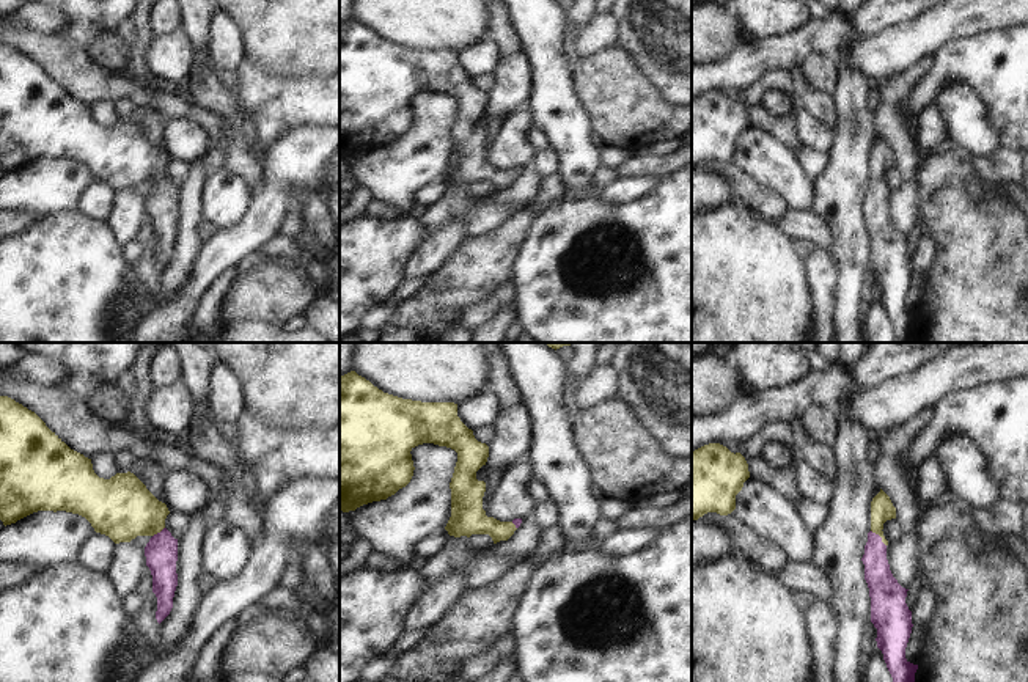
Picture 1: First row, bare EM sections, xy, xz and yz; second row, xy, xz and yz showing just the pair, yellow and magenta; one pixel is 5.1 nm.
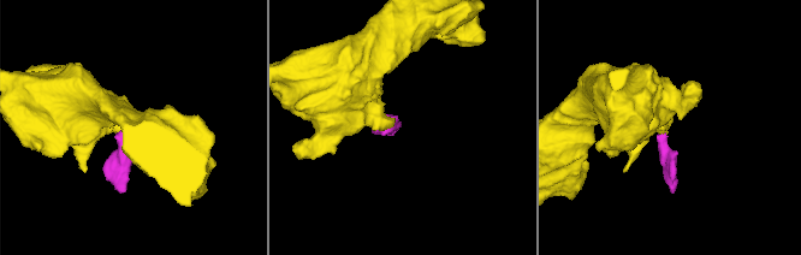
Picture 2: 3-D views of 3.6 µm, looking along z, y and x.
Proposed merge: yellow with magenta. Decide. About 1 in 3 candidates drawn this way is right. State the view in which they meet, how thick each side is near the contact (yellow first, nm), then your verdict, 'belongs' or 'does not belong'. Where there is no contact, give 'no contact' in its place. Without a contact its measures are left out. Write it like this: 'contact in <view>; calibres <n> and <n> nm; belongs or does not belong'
contact in yz; calibres 120 and 150 nm; belongs

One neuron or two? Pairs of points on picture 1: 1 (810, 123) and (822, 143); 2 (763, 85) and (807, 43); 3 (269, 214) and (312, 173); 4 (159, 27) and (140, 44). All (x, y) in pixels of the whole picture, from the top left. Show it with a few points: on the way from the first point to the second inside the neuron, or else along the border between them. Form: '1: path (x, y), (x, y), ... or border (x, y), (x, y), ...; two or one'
1: path (810, 128), (819, 139); one
2: border (789, 69), (767, 69), (748, 88); two
3: path (272, 200), (297, 173); one
4: border (148, 16), (148, 25), (154, 35); two

